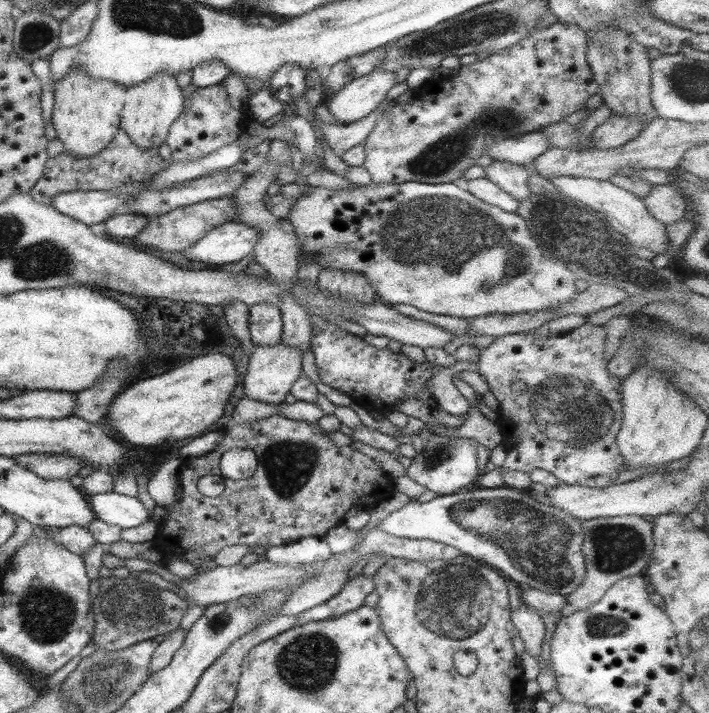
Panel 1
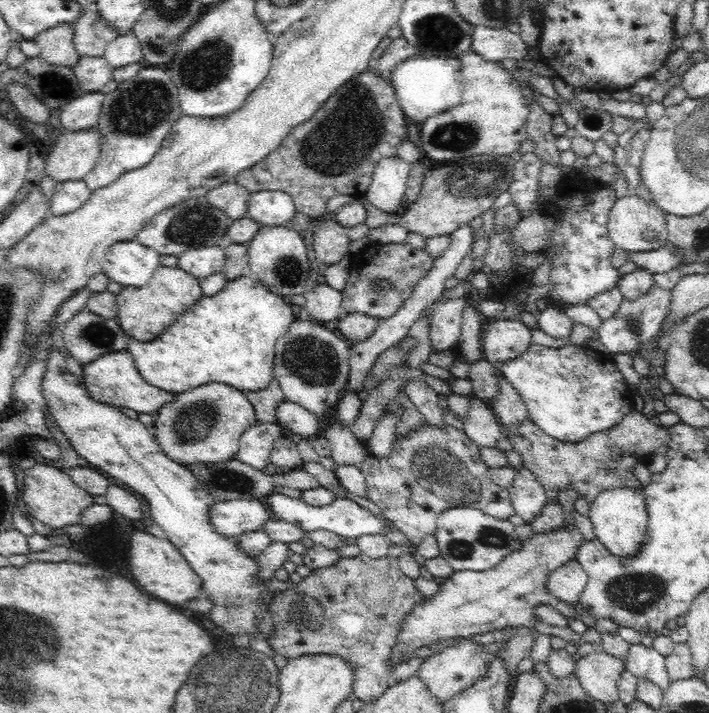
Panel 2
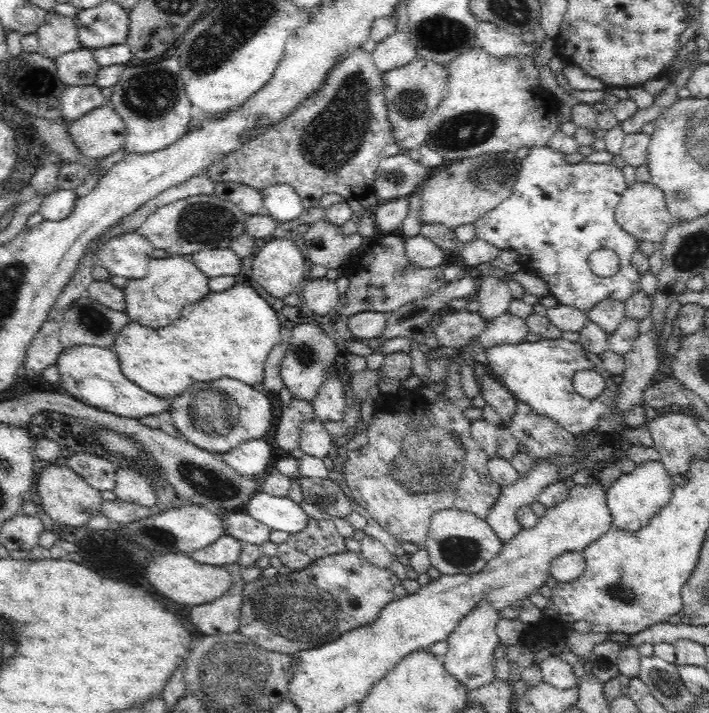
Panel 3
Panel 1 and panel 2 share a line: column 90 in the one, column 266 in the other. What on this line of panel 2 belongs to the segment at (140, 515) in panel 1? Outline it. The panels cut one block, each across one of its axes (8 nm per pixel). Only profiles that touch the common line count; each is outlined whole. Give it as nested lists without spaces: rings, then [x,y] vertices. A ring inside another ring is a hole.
[[[272,493],[262,498],[262,501],[267,506],[267,509],[272,512],[272,518],[275,520],[286,521],[308,534],[313,531],[324,530],[330,533],[335,533],[342,540],[354,541],[363,535],[378,535],[387,536],[386,532],[390,528],[396,528],[388,519],[381,520],[371,514],[368,509],[358,505],[355,501],[347,499],[344,496],[336,497],[334,502],[321,507],[310,506],[306,504],[304,499],[296,499],[290,496]],[[386,521],[388,524],[386,525]]]

